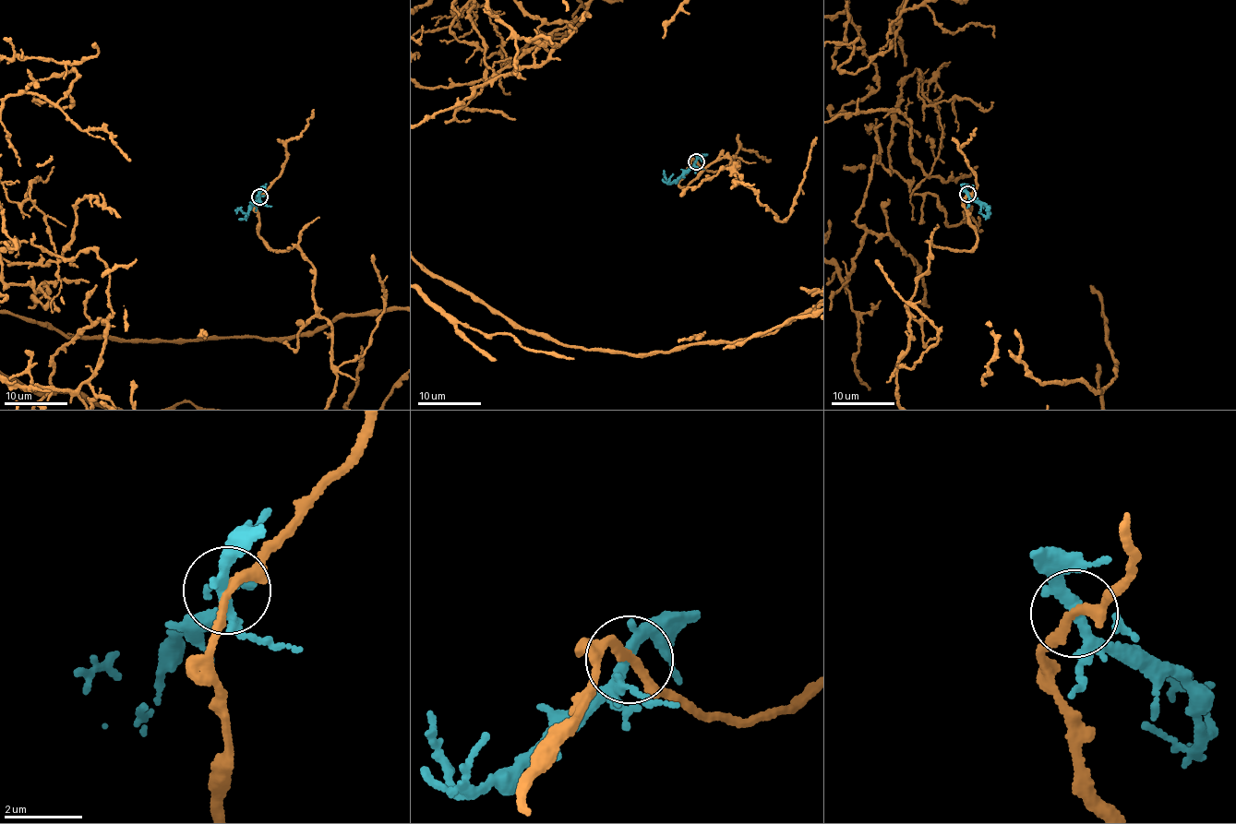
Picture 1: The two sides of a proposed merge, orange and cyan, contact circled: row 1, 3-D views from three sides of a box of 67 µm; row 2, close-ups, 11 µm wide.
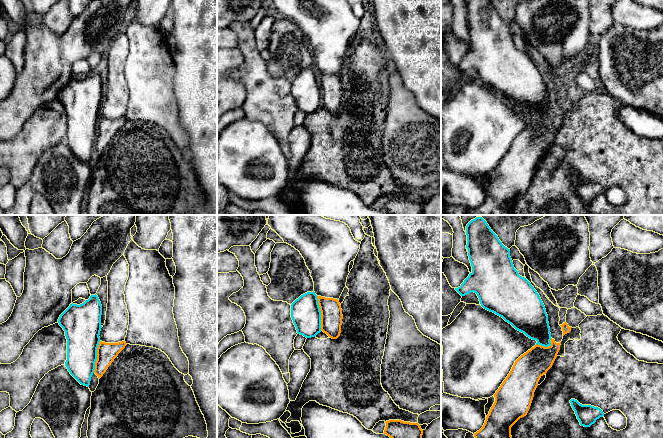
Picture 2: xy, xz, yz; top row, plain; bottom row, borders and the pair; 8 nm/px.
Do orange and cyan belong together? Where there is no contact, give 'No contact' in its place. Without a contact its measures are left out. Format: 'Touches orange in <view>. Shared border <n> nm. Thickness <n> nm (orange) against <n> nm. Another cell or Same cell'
Touches orange in xz. Shared border 280 nm. Thickness 180 nm (orange) against 240 nm. Another cell

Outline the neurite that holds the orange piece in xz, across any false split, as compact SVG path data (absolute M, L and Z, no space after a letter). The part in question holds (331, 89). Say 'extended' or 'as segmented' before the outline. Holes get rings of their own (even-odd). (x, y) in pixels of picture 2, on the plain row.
as segmented | M317 72L321 87L321 106L330 114L337 115L341 109L342 85L339 77Z

